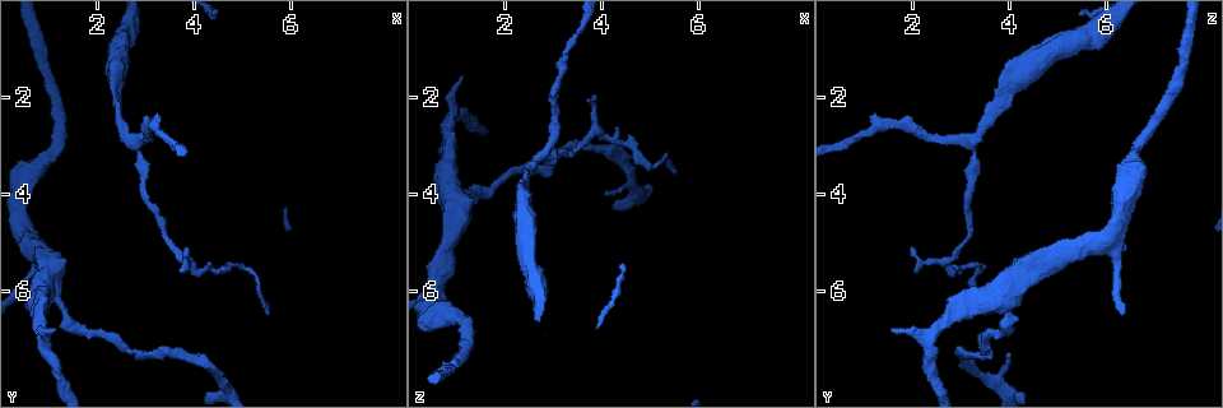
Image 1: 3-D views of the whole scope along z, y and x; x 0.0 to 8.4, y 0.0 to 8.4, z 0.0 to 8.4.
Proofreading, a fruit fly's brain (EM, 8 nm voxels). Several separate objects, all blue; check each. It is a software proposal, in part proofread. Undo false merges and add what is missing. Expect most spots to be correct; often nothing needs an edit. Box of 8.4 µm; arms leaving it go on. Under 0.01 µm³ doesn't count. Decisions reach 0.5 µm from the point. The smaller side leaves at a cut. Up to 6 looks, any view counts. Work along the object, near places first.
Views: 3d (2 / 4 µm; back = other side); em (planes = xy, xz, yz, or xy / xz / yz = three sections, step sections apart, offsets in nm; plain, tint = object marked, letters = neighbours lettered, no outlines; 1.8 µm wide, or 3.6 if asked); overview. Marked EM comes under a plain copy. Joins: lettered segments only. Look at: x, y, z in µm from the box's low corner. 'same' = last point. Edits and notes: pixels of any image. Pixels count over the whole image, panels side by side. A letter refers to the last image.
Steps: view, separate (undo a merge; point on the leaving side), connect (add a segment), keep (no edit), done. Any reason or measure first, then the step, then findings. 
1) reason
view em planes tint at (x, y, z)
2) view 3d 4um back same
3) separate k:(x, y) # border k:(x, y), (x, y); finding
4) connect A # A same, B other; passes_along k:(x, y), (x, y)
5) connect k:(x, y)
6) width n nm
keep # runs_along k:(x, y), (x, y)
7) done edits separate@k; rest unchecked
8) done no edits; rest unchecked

view em xz step 4 tint at (5.00, 5.50, 3.40)

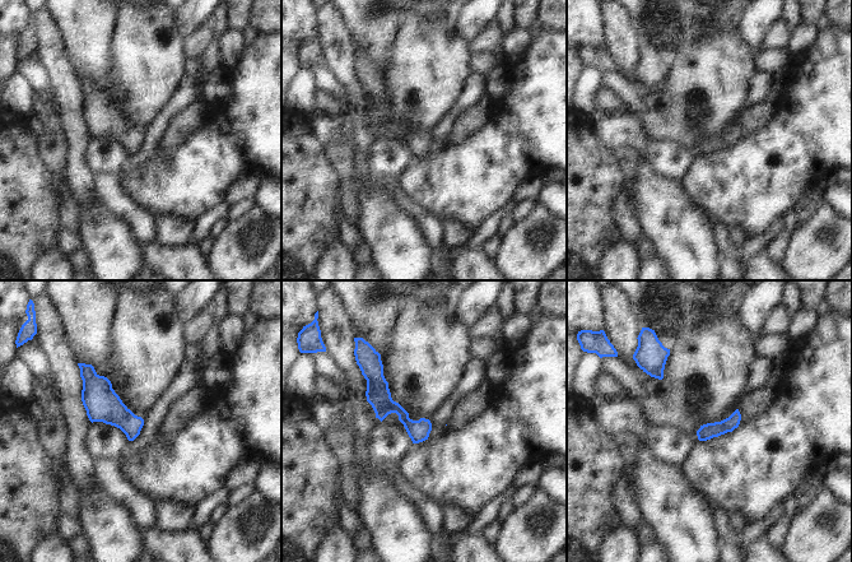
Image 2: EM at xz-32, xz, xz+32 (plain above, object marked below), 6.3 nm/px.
cut it another way
view em planes letters same

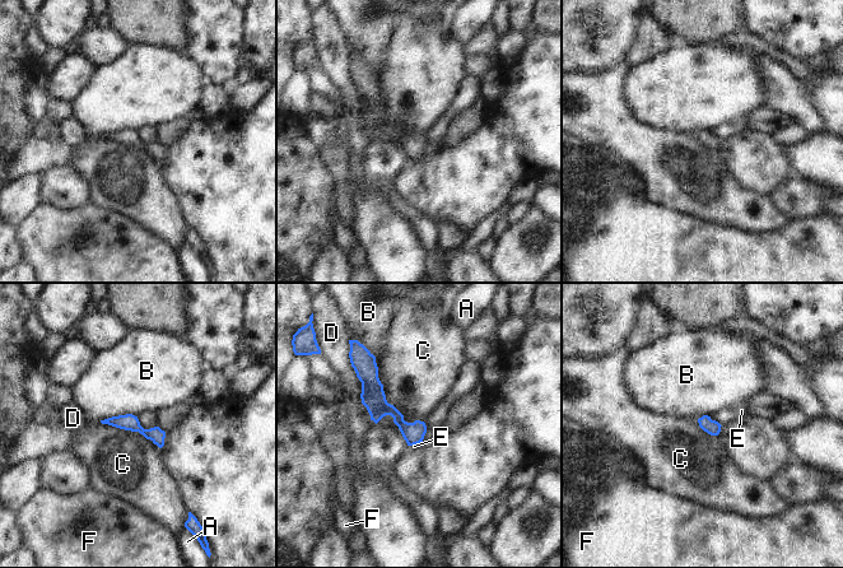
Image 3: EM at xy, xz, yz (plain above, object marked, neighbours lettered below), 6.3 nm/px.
width 90 nm
keep # A other, B other, C other, D other, E other, F other; runs_along 3:(371, 367), (372, 394), (419, 438); continuous, no second neuron

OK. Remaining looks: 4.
thin neck
view em 3.6um planes letters at (2.75, 2.95, 3.20)

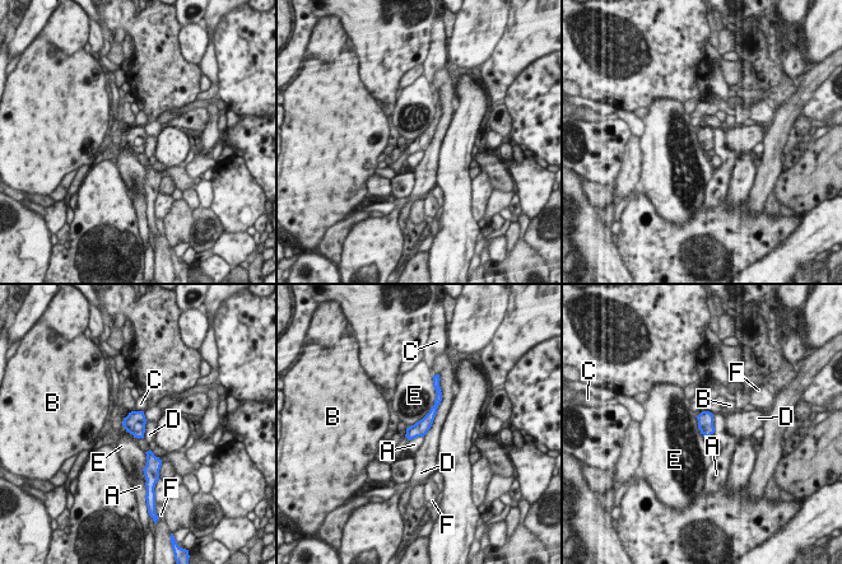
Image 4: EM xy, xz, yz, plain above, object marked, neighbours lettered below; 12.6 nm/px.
keep # A other, B other, C other, D other, E other, F other; continuous, no second neuron

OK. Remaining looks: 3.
an open end
view 3d 2um at (3.90, 5.20, 2.00)

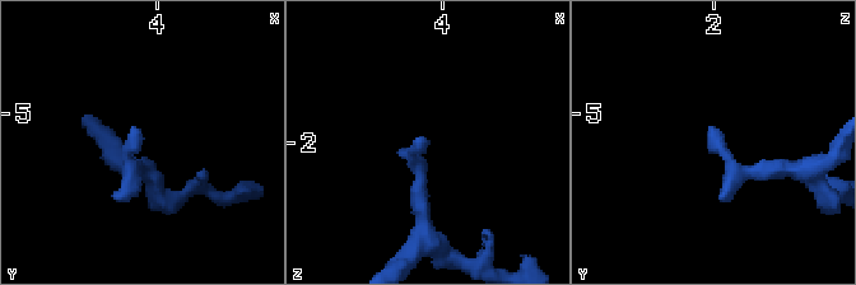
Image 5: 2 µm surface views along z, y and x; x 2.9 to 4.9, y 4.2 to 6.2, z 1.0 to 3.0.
view em planes letters at (3.92, 5.14, 2.00)

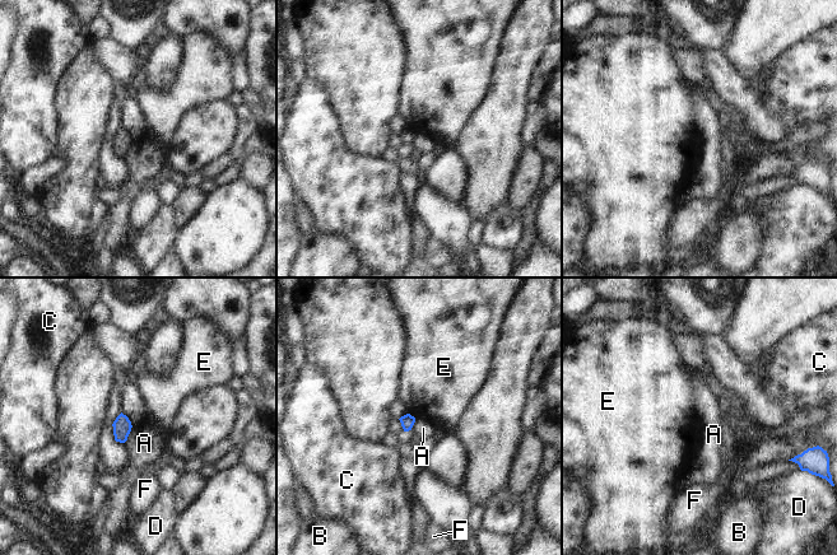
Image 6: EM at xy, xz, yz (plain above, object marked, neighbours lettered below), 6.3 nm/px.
keep # A other, B other, C other, D other, E other, F other; border 6:(121, 411), (131, 425), (125, 442); no lettered segment goes on from it

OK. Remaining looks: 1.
done no edits; rest unchecked

